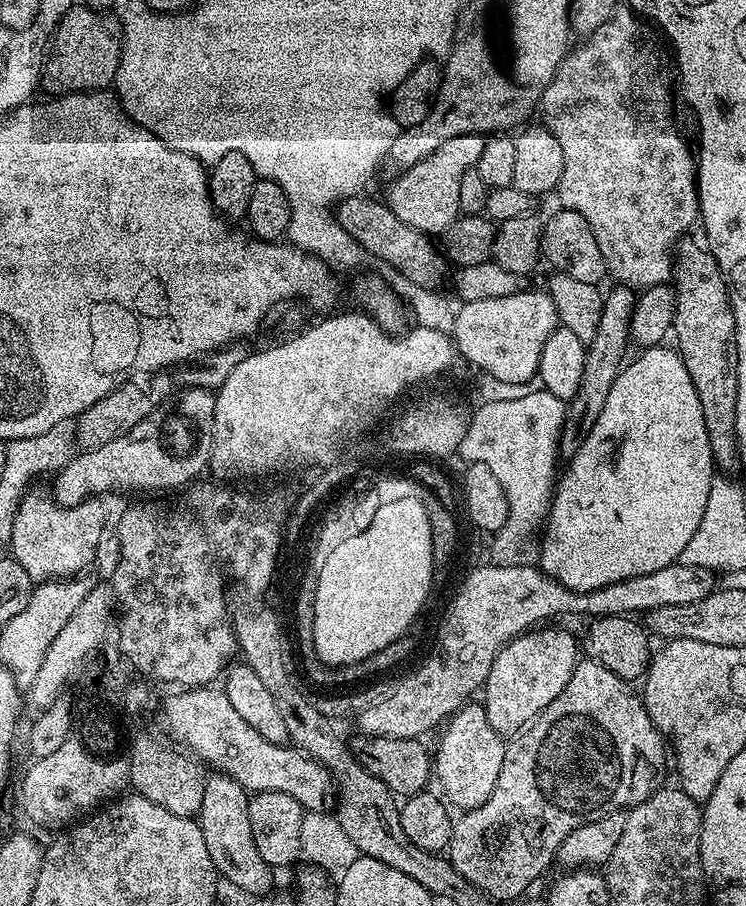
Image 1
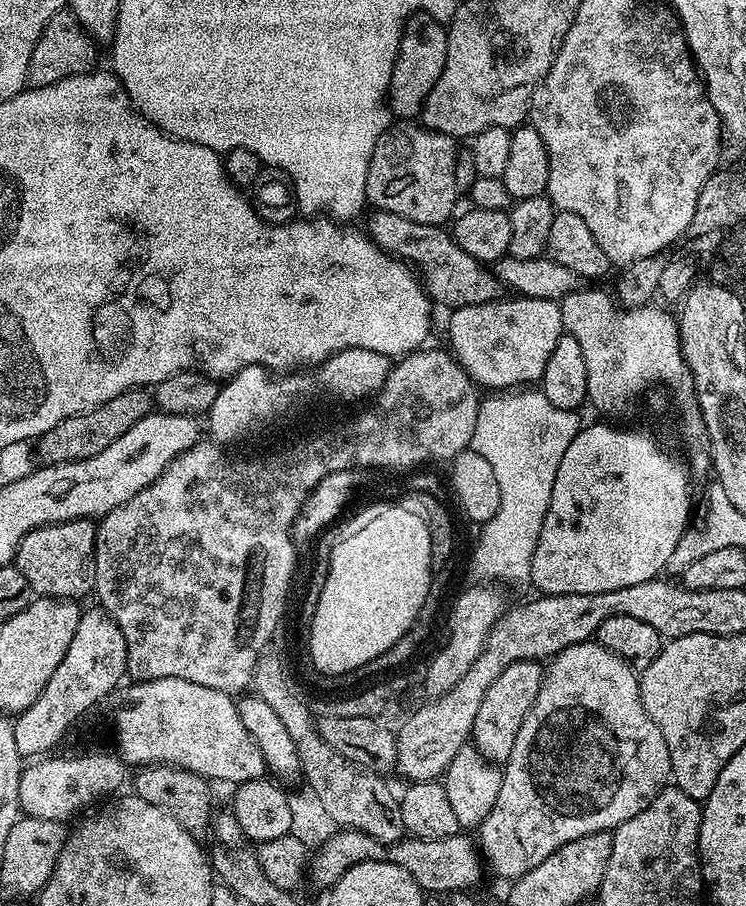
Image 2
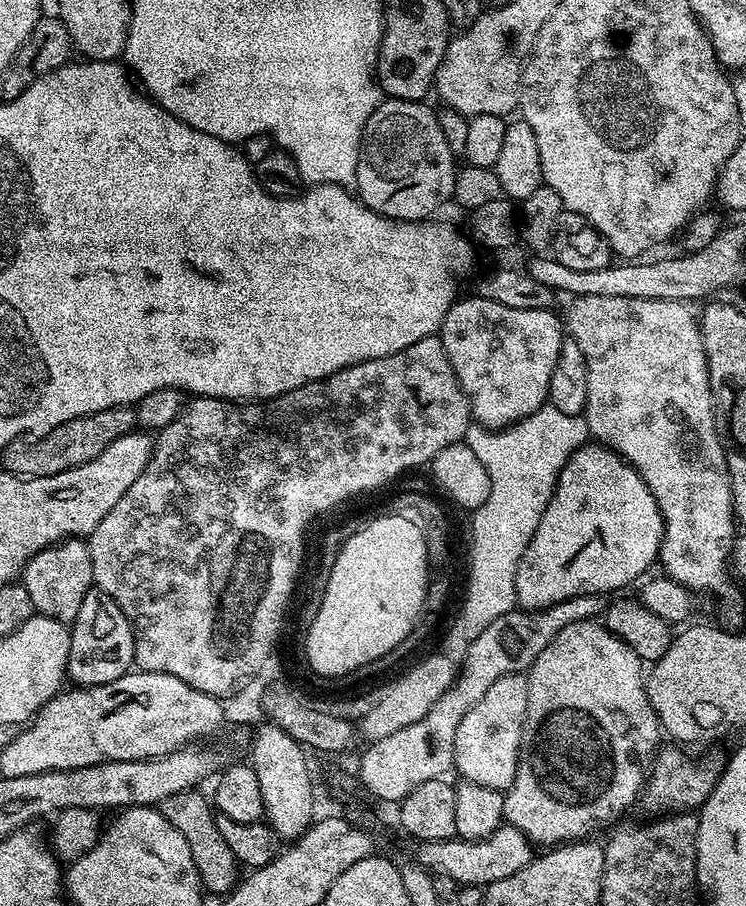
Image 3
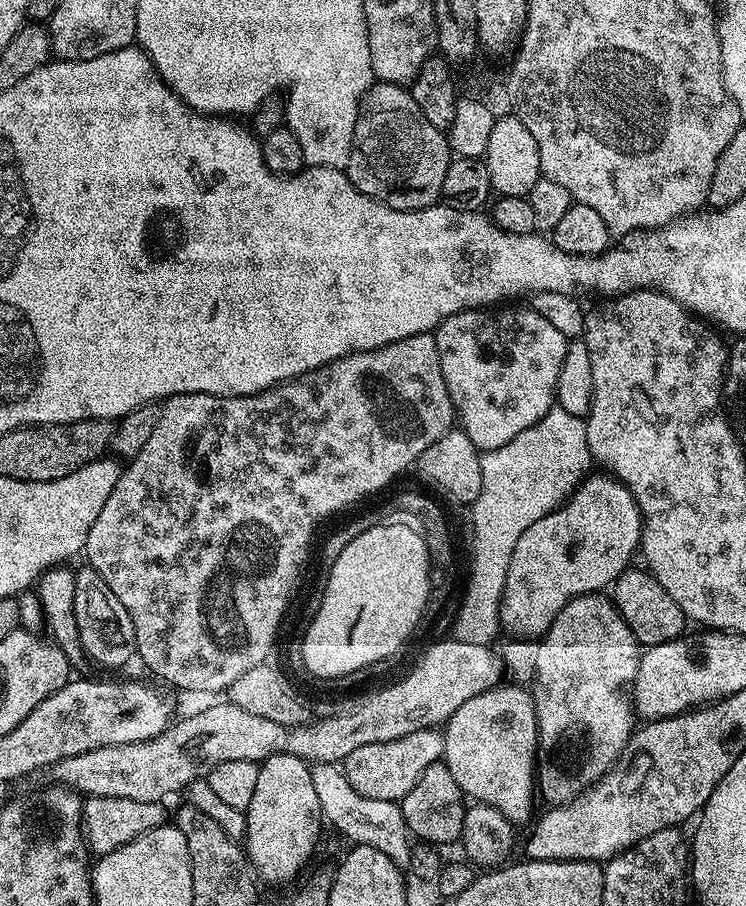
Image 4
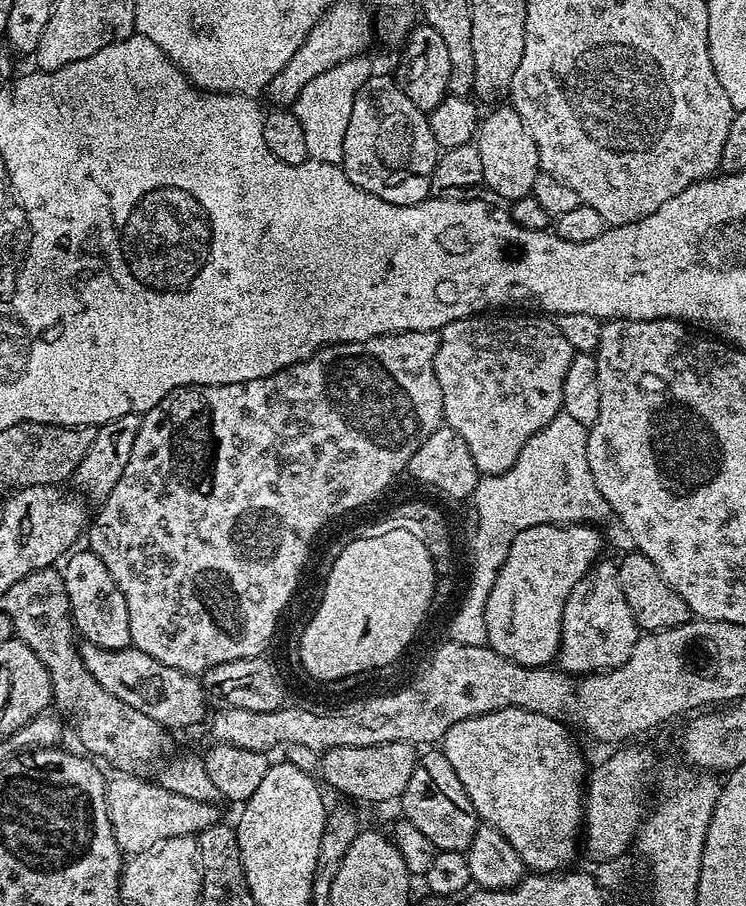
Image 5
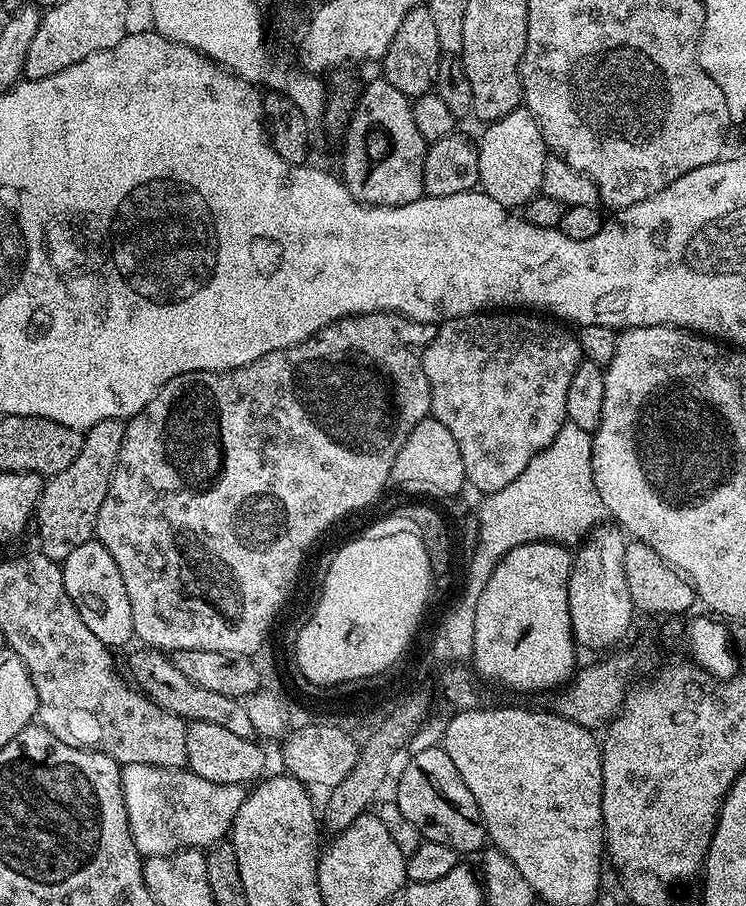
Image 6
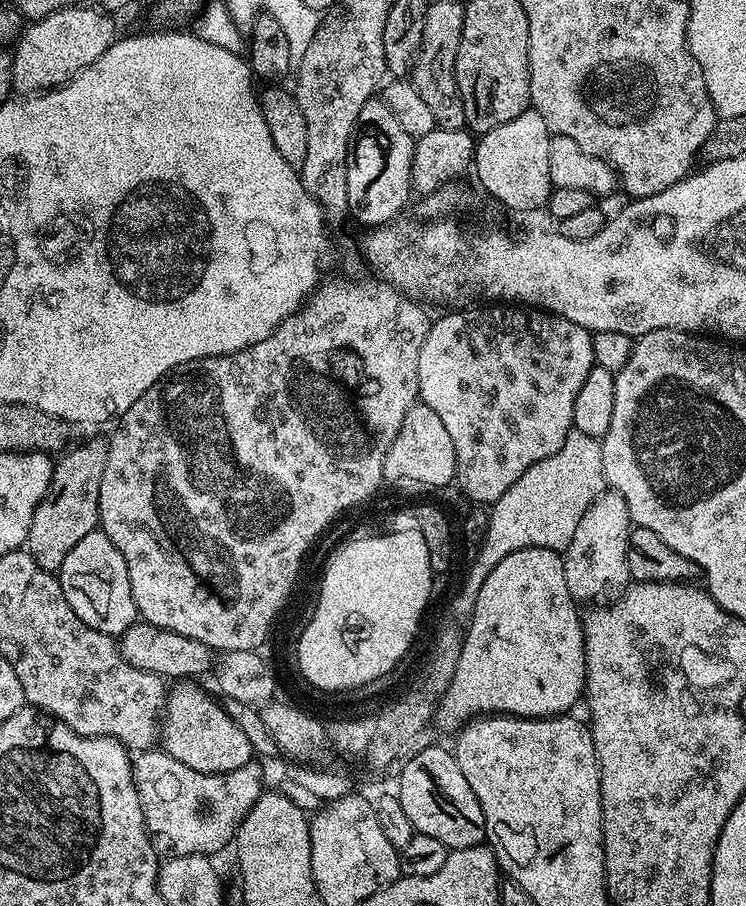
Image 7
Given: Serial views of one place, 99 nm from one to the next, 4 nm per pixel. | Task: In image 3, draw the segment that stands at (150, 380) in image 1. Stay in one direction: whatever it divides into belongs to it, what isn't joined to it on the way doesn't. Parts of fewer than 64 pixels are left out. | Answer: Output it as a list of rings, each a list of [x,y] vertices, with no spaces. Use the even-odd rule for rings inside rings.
[[[125,406],[98,410],[94,414],[86,414],[74,418],[70,422],[62,422],[48,432],[35,438],[21,438],[10,442],[2,450],[4,456],[3,471],[14,476],[53,476],[62,474],[62,470],[74,470],[102,454],[110,442],[122,438],[126,434],[137,431],[136,408]]]

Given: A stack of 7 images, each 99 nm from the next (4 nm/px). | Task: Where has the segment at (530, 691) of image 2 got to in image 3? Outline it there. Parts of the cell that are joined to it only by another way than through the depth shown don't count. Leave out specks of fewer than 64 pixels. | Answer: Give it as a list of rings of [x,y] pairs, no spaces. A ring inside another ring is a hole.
[[[512,672],[498,678],[472,709],[462,718],[458,734],[454,734],[454,768],[461,772],[470,784],[486,786],[497,790],[512,787],[516,763],[520,757],[522,726],[526,718],[526,698],[528,697],[527,675]]]

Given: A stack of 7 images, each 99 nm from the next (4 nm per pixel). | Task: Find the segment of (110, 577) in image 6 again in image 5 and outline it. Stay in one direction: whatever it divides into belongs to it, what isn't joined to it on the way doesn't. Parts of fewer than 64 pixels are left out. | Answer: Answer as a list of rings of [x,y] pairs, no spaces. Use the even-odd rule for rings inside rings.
[[[90,550],[80,551],[73,551],[63,561],[65,564],[62,564],[66,594],[69,602],[74,605],[74,627],[87,643],[96,644],[100,648],[116,648],[125,639],[128,627],[126,598],[122,590],[118,590],[114,578],[110,578],[110,570],[102,566],[102,558]]]

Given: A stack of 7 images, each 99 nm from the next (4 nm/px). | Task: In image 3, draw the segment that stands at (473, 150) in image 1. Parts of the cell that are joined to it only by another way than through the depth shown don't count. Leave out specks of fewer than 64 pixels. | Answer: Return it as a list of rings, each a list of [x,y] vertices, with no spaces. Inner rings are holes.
[[[385,99],[370,114],[360,139],[360,157],[354,185],[355,195],[370,210],[391,220],[428,220],[444,203],[452,200],[458,171],[457,157],[453,156],[442,134],[439,115],[419,100]]]

